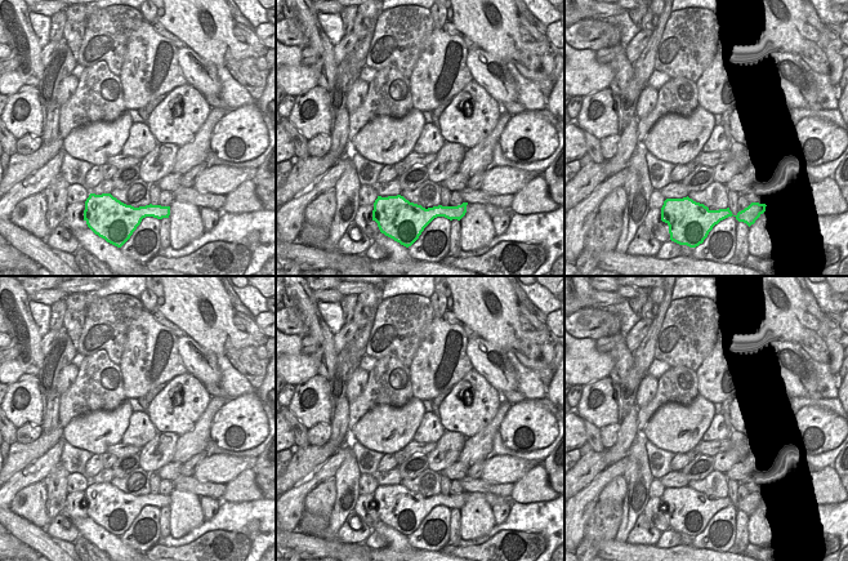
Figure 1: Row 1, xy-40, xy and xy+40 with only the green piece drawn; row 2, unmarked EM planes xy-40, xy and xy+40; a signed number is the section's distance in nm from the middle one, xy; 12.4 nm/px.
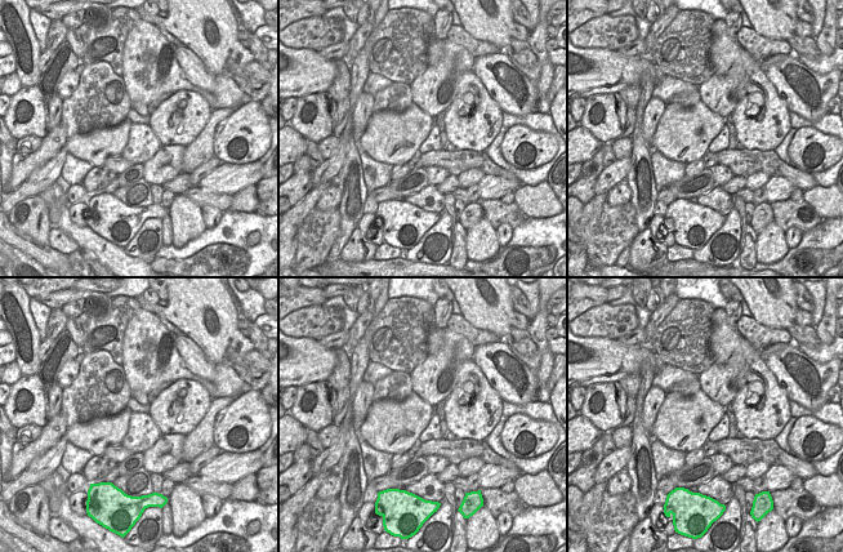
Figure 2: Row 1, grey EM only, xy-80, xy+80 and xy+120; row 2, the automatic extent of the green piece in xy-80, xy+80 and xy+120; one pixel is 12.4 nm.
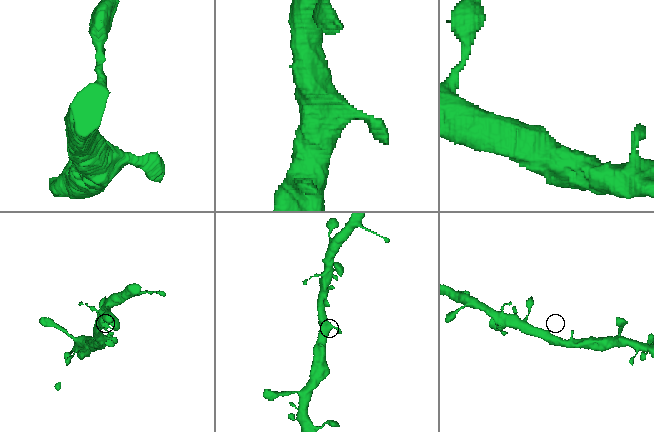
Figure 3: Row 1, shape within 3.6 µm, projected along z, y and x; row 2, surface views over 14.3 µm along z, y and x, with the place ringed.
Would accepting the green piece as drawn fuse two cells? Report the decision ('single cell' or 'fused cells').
single cell

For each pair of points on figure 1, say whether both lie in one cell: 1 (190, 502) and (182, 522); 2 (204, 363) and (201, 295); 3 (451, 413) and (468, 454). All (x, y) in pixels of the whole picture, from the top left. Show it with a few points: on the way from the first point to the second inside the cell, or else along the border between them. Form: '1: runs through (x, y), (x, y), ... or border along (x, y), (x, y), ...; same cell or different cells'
1: runs through (186, 507), (184, 517); same cell
2: border along (187, 335), (215, 355); different cells
3: border along (491, 419), (477, 432), (467, 437); different cells

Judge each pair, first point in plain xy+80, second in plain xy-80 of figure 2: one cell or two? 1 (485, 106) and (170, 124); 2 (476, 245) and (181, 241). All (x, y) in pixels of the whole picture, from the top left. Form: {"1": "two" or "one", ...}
{"1": "one", "2": "one"}

